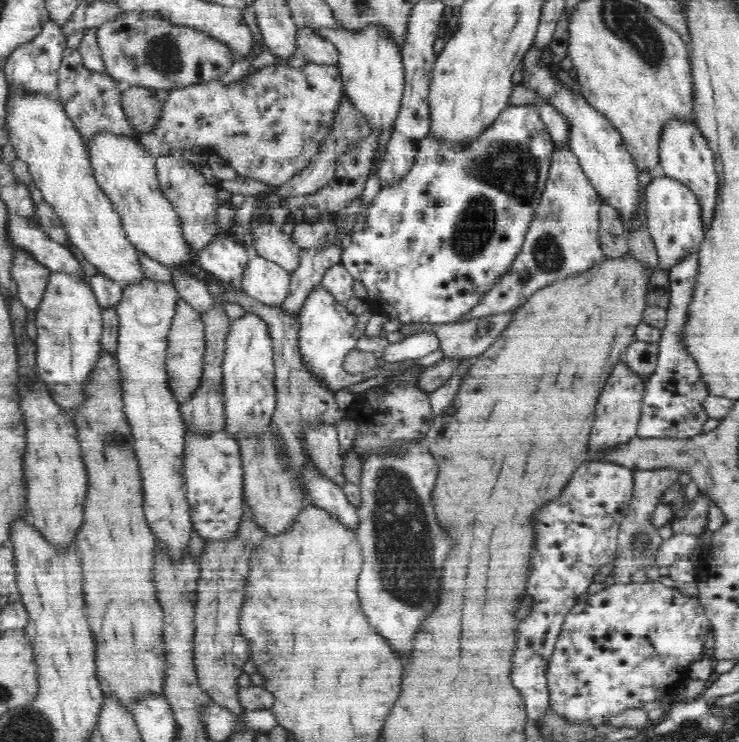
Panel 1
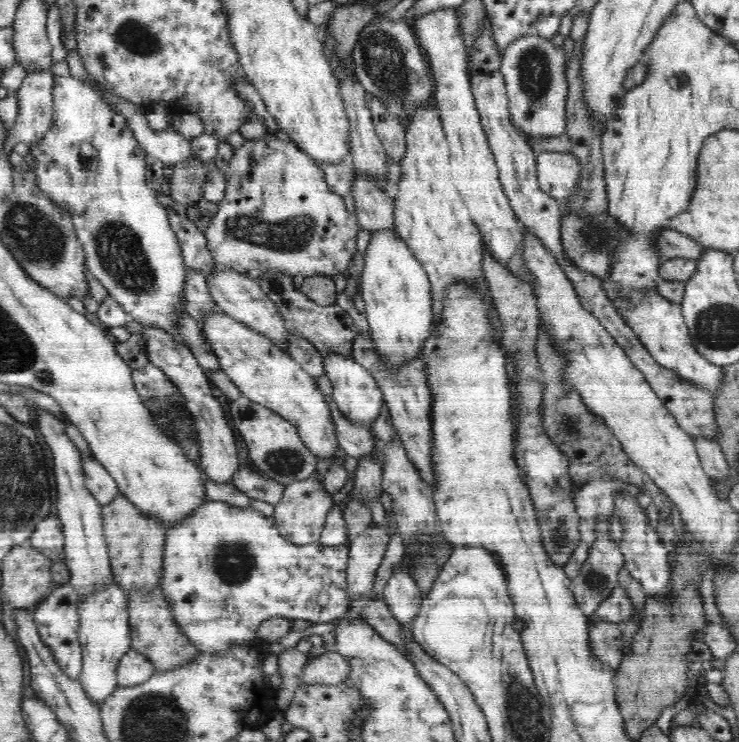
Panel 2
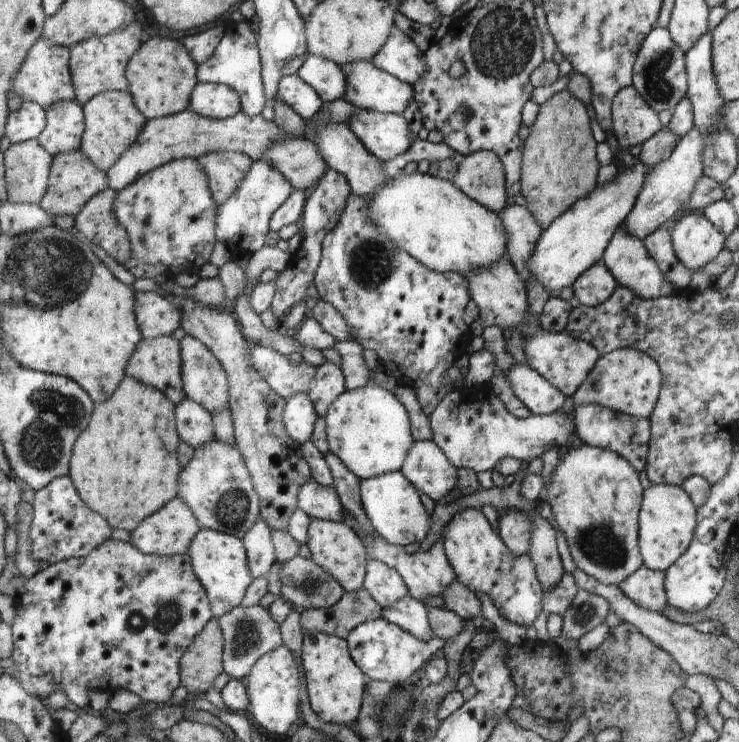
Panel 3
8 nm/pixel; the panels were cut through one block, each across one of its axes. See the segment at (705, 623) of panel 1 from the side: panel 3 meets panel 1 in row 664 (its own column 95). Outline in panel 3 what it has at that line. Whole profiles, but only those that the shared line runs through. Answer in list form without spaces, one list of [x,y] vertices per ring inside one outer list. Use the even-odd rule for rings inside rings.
[[[110,539],[103,542],[88,556],[51,563],[26,580],[24,594],[19,599],[16,622],[13,626],[16,646],[12,656],[14,660],[12,669],[15,672],[14,676],[25,686],[25,689],[30,694],[36,695],[39,700],[46,700],[55,690],[63,690],[70,702],[74,702],[78,708],[84,708],[84,706],[92,706],[92,694],[96,694],[96,691],[105,691],[111,695],[116,690],[129,690],[137,694],[143,701],[162,705],[169,702],[172,693],[181,684],[179,660],[183,652],[213,616],[214,612],[211,610],[206,588],[202,587],[199,577],[195,574],[191,556],[188,553],[175,554],[171,557],[147,555],[130,541]]]

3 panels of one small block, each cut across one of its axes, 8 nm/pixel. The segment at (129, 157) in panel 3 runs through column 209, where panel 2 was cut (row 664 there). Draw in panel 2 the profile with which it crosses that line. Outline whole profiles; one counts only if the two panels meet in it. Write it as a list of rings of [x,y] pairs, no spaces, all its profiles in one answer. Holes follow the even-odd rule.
[[[131,648],[119,660],[116,678],[119,687],[133,687],[146,682],[154,673],[152,662],[142,653]]]

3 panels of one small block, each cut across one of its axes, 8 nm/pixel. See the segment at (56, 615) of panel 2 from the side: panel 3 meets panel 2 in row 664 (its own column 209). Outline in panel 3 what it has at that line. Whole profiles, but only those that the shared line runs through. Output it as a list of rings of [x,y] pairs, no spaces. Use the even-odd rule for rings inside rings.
[[[243,19],[238,24],[230,24],[223,39],[218,43],[215,54],[199,66],[201,83],[218,83],[234,87],[240,94],[241,112],[250,116],[261,114],[268,104],[261,79],[261,58],[257,47],[258,34],[250,28],[250,22]]]

